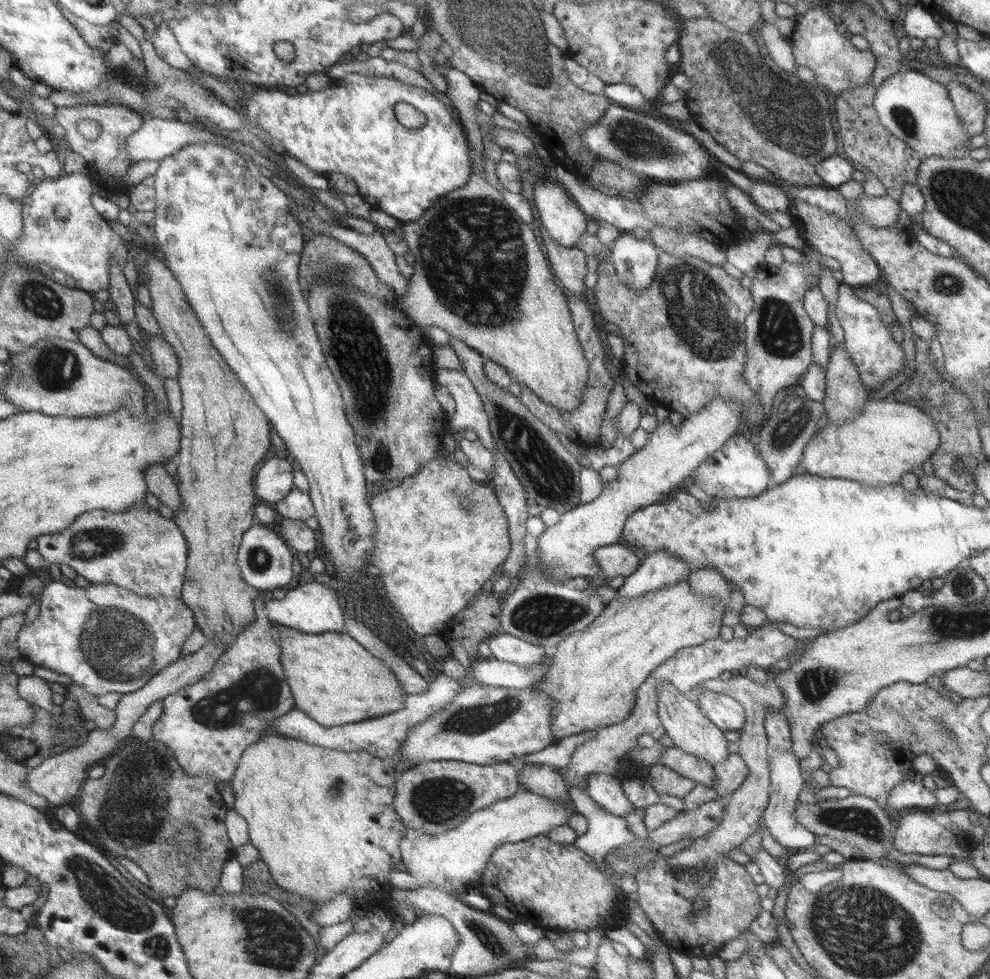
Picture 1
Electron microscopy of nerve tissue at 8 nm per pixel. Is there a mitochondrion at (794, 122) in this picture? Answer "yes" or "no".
yes

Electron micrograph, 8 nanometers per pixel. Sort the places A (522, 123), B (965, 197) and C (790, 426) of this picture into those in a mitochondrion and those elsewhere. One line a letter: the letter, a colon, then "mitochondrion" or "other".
A: other
B: mitochondrion
C: mitochondrion

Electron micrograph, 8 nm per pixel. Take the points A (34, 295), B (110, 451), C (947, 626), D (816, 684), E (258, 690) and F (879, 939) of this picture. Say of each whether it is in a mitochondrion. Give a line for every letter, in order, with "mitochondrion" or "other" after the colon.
A: mitochondrion
B: other
C: mitochondrion
D: mitochondrion
E: mitochondrion
F: mitochondrion

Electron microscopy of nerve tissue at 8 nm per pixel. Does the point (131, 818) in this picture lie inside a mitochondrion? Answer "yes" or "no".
yes

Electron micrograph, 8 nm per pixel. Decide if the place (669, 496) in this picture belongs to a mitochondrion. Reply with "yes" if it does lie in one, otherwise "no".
no

